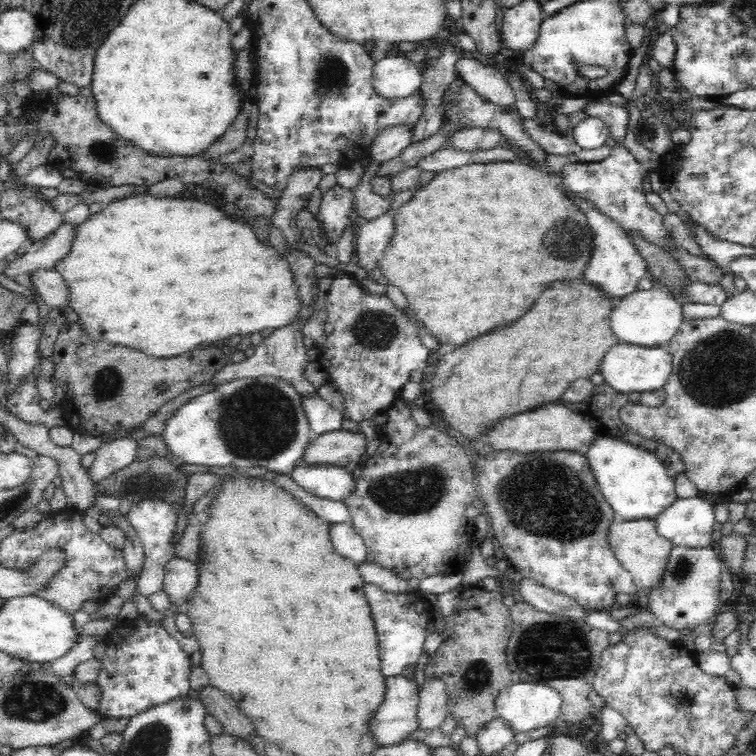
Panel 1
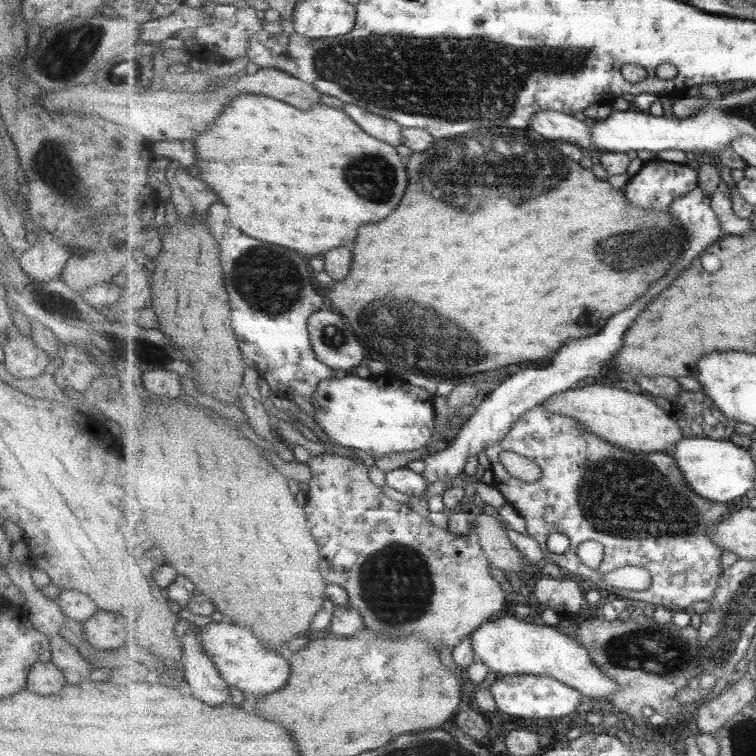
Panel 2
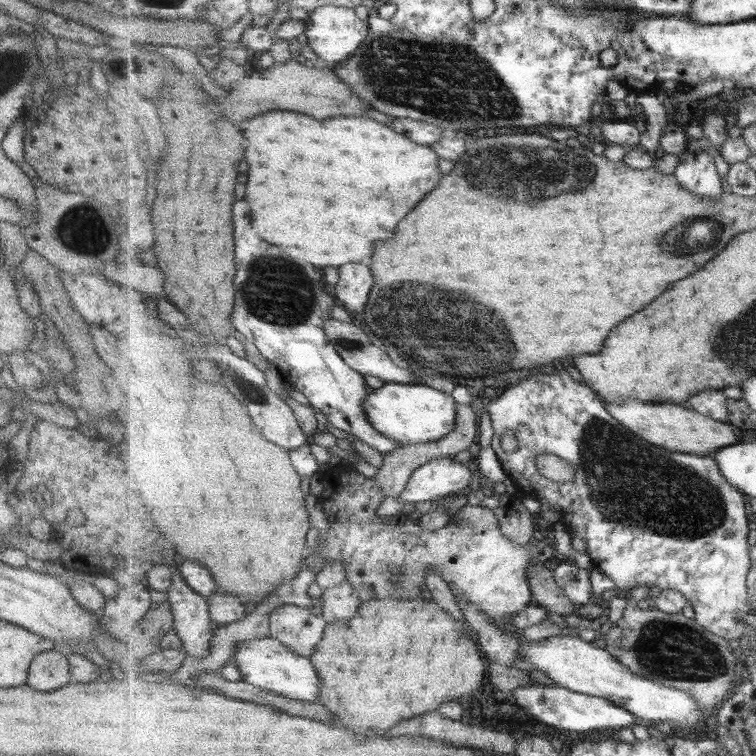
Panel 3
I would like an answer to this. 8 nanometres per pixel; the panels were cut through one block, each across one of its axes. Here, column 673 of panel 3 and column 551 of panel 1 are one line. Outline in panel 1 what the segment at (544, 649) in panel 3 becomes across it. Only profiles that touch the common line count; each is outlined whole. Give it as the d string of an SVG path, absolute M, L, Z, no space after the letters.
M517 681L500 690L495 702L497 716L505 720L513 732L528 732L557 724L562 697L557 690L546 684Z

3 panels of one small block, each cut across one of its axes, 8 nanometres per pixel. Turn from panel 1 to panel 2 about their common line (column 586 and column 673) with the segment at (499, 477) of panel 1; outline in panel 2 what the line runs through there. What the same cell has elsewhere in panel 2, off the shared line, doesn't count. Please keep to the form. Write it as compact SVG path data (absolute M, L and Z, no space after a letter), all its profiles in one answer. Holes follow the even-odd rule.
M544 405L532 408L520 418L512 432L504 440L486 449L492 462L494 484L526 522L527 532L539 541L541 548L546 550L547 540L551 532L561 532L570 539L570 546L562 555L548 553L548 559L556 564L564 573L576 579L590 581L595 587L610 590L615 597L630 598L655 607L665 606L673 611L690 611L695 602L710 601L720 586L720 578L725 571L721 569L719 558L724 548L708 536L708 530L720 523L733 507L725 502L712 502L699 496L685 482L684 472L671 454L633 454L625 452L605 439L601 439L587 427L583 427L572 416L563 416L545 410ZM503 450L516 452L534 461L542 472L535 482L523 482L513 476L501 464L499 454ZM588 540L601 542L605 547L605 556L599 569L591 569L578 555L579 545ZM625 566L641 566L647 568L653 580L652 587L645 592L621 590L604 583L603 574L615 572Z

